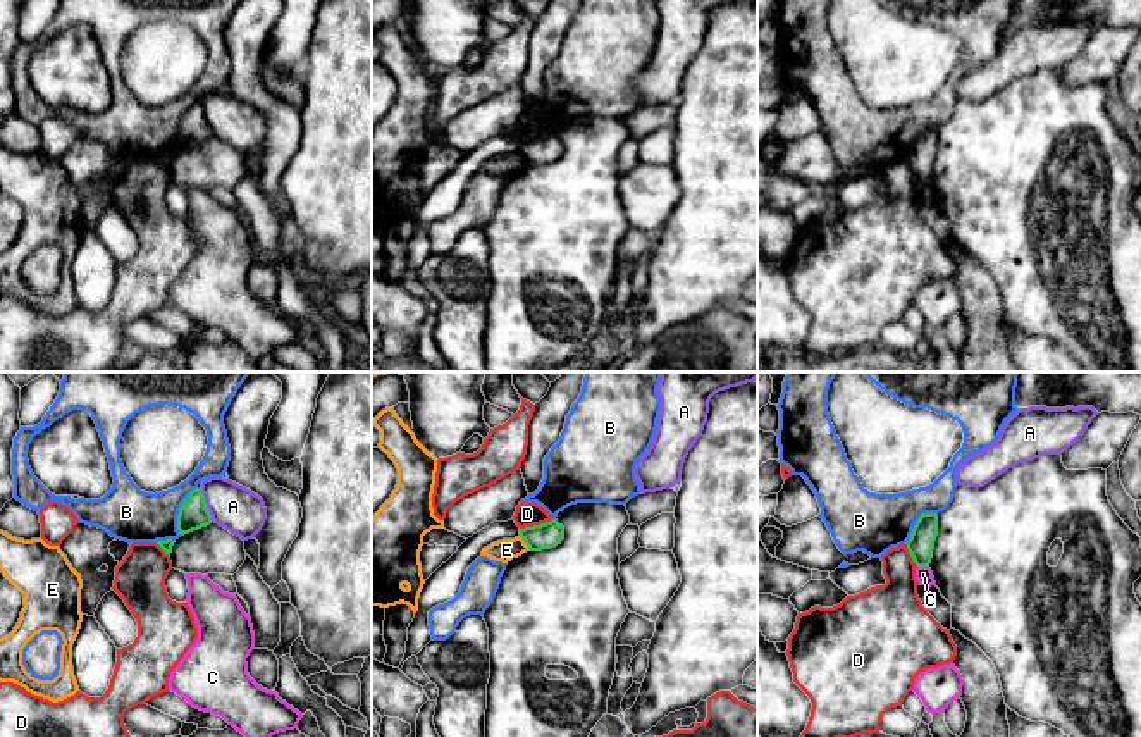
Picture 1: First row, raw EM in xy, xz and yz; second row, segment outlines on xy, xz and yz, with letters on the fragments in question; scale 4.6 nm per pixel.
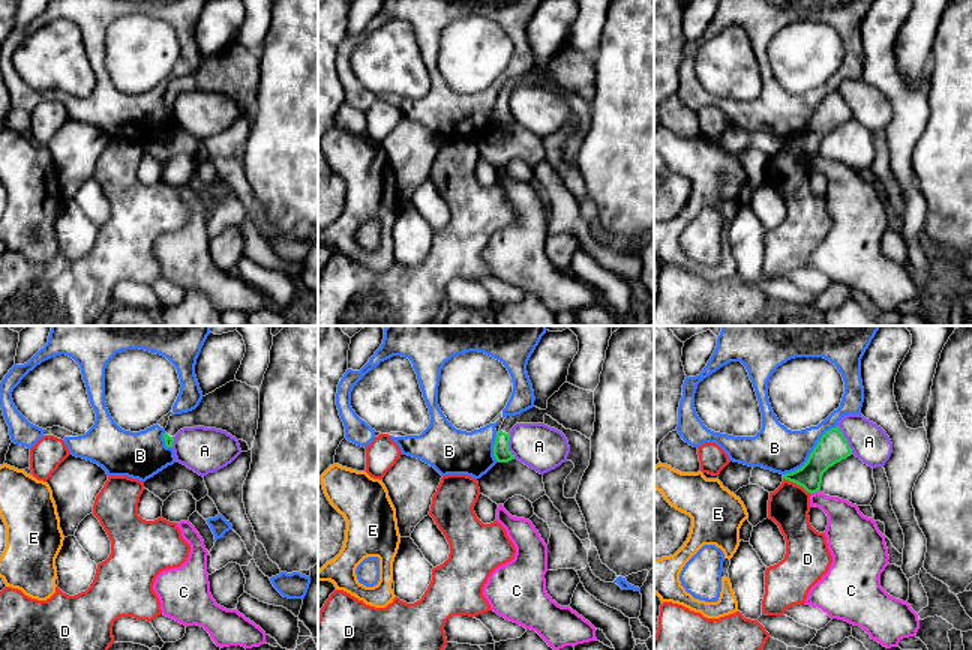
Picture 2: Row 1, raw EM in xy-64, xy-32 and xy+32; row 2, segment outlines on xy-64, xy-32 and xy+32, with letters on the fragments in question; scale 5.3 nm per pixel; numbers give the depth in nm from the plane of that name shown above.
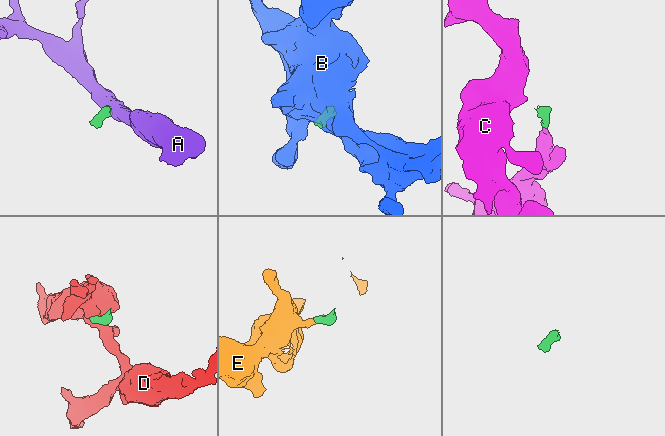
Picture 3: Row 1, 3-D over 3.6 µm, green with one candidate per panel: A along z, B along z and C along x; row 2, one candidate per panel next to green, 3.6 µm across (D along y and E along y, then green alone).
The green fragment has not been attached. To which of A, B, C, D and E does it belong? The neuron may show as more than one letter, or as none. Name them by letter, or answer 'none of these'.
none of these

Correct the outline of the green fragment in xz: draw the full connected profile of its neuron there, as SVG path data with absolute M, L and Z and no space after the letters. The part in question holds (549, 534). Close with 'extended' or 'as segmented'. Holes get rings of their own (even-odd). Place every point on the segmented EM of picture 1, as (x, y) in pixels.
M552 518L540 525L520 529L520 537L530 551L551 549L564 539L564 527Z; as segmented

